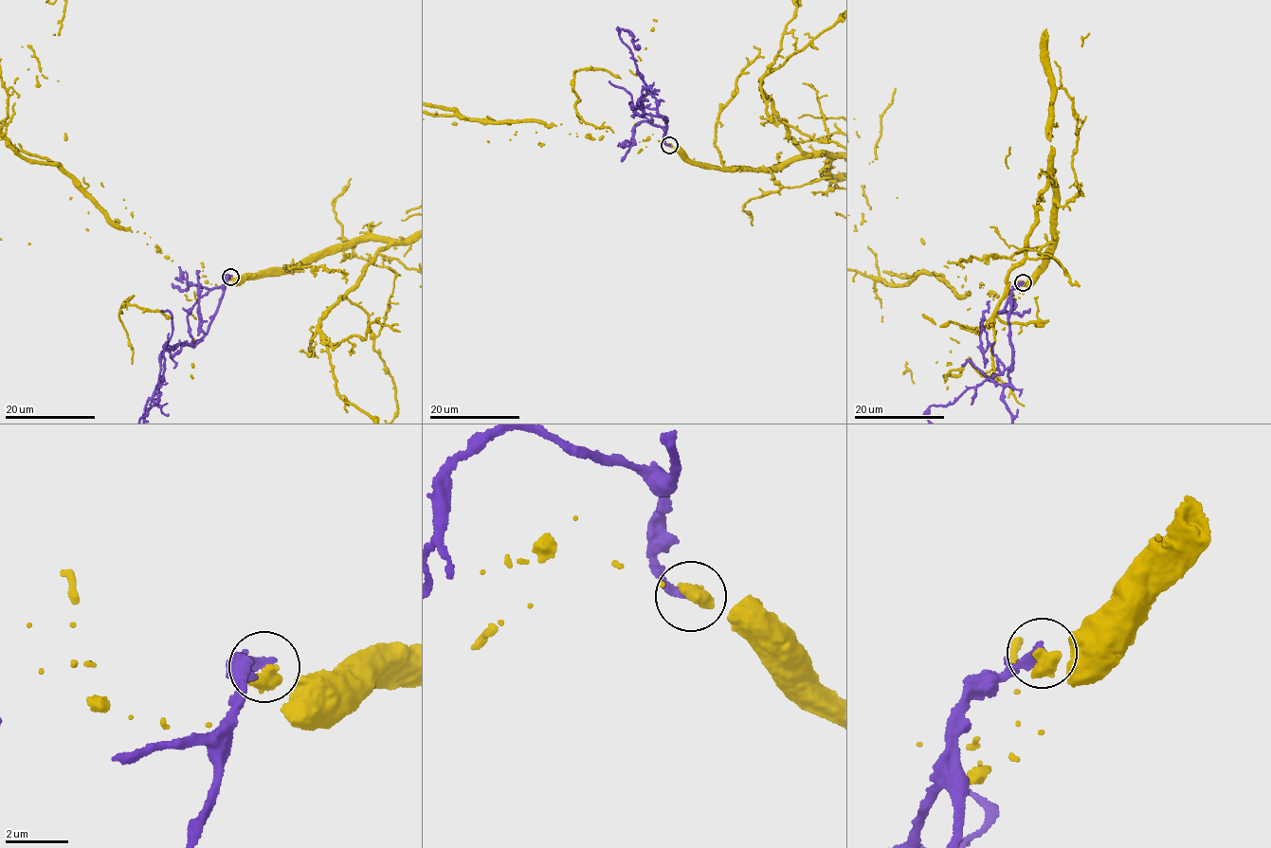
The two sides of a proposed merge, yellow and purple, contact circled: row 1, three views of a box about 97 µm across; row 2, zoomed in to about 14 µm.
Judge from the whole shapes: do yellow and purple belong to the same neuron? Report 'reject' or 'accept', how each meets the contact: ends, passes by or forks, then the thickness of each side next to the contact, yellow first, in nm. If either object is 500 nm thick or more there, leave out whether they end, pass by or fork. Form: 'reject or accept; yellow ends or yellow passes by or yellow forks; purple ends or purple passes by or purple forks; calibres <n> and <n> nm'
reject; calibres 500 and 280 nm

